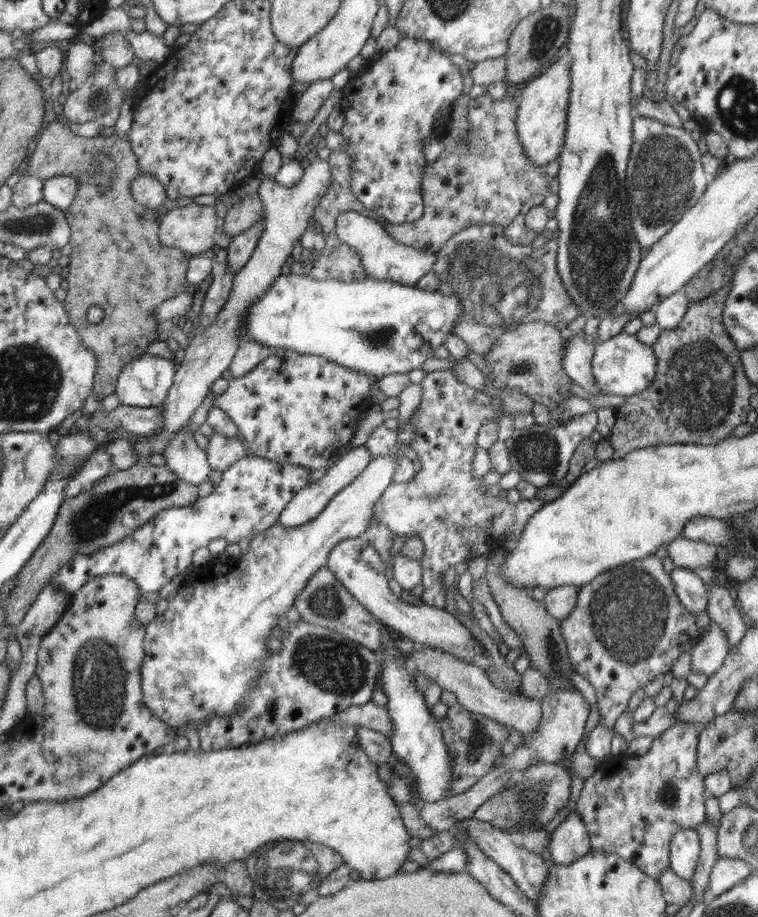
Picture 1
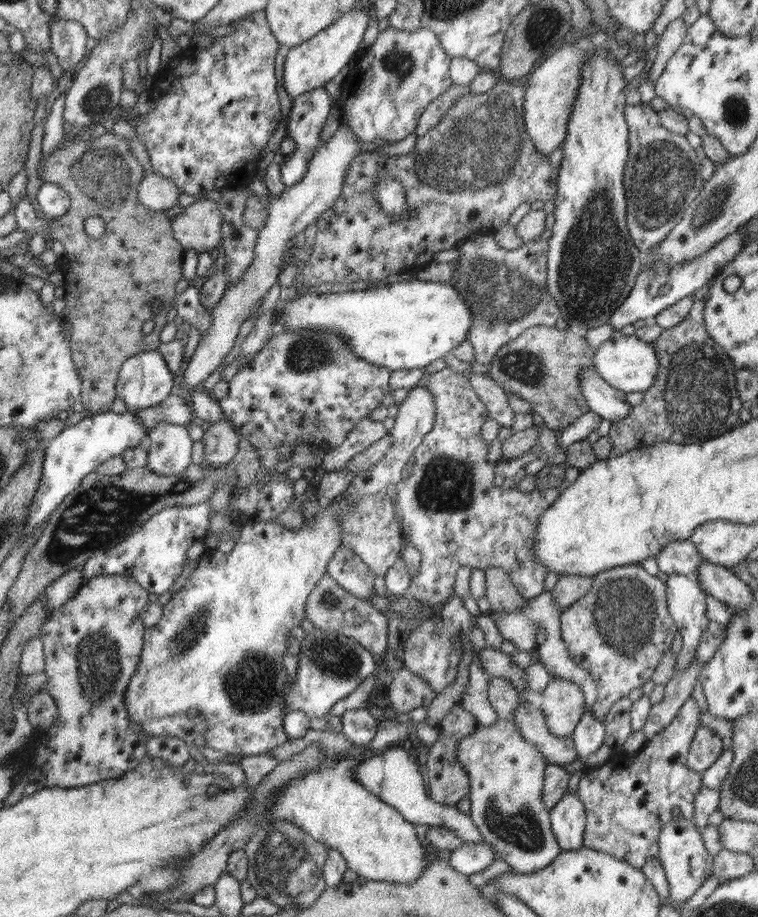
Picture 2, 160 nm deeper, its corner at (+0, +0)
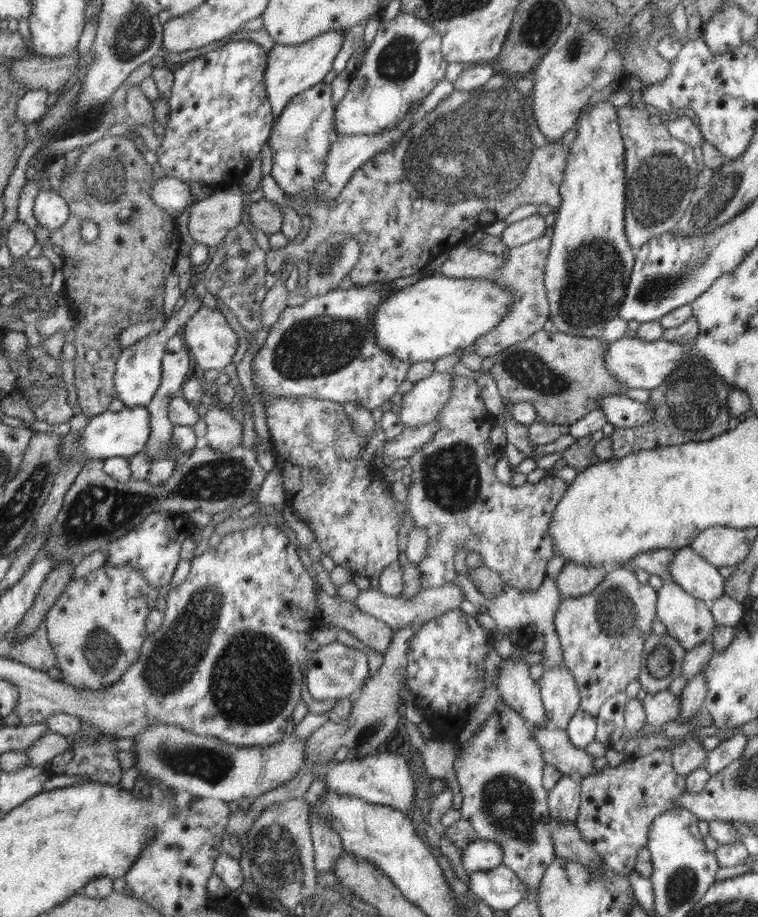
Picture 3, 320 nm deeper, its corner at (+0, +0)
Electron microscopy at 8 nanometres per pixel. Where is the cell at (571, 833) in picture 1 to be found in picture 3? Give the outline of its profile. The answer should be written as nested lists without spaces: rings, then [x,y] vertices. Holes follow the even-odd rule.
[[[569,775],[560,777],[560,780],[549,790],[547,803],[554,822],[566,821],[575,824],[581,803],[579,779]]]

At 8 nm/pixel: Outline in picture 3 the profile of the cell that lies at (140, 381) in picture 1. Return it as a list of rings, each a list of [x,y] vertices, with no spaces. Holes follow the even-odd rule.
[[[190,293],[180,306],[175,310],[172,317],[168,318],[166,325],[157,333],[143,337],[135,344],[125,348],[117,358],[113,381],[117,392],[118,400],[121,400],[126,407],[145,407],[151,398],[156,394],[162,378],[162,359],[169,338],[181,333],[181,329],[189,318],[202,307],[202,303]]]

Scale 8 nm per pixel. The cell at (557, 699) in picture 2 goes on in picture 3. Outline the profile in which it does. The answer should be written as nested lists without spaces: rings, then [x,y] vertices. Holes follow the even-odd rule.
[[[550,667],[537,684],[547,724],[565,730],[582,700],[573,674],[566,667]]]

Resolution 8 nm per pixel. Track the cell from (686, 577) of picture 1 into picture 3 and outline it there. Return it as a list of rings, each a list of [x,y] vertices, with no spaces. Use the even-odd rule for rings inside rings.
[[[674,581],[662,585],[658,589],[657,597],[656,613],[658,613],[658,619],[666,627],[666,634],[676,639],[685,651],[696,648],[696,646],[699,646],[711,637],[717,625],[709,609],[709,603],[699,598],[694,598],[685,590],[682,590],[682,587]]]

